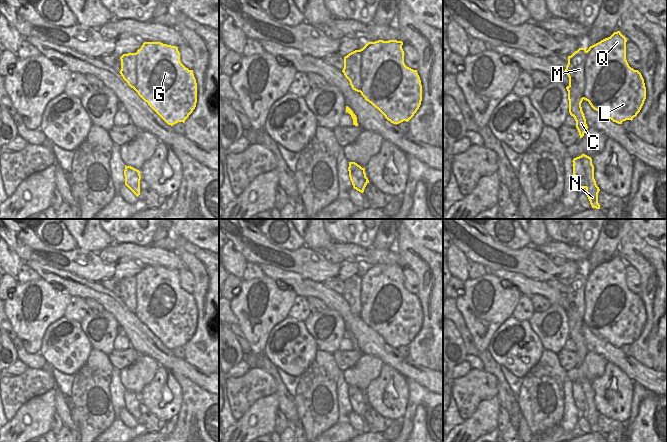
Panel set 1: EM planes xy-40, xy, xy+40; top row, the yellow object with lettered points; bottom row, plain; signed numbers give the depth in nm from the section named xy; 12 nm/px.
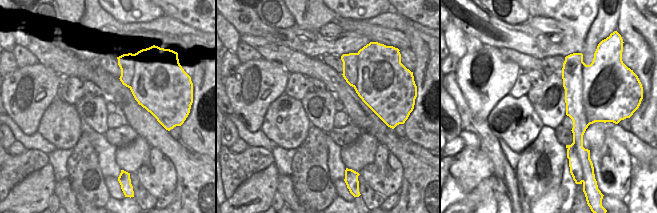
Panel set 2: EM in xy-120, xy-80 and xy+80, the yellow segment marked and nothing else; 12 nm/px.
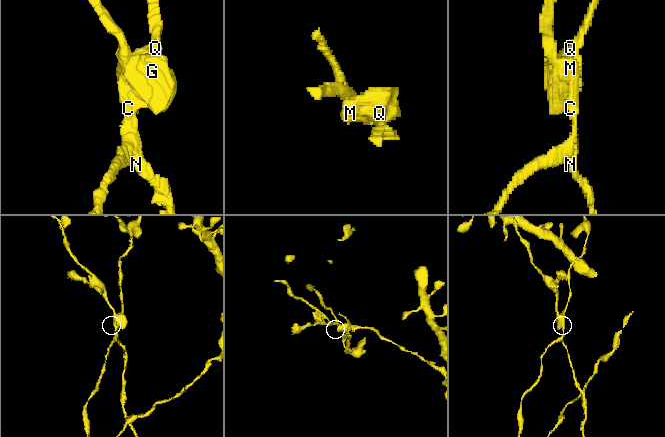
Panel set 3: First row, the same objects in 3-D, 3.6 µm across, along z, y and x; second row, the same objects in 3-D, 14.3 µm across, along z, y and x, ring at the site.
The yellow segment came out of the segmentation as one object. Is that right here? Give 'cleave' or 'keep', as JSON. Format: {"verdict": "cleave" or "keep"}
{"verdict": "cleave"}

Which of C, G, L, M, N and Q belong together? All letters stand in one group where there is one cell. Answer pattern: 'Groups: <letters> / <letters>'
Groups: C M N / G L Q

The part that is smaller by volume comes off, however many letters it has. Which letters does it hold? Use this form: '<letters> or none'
C, M, N

